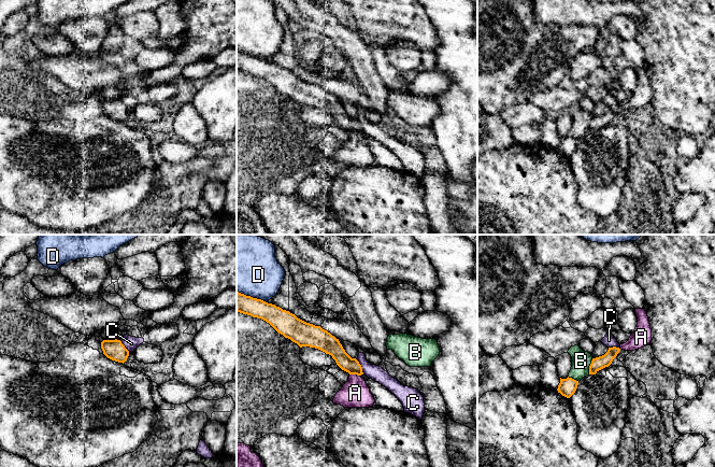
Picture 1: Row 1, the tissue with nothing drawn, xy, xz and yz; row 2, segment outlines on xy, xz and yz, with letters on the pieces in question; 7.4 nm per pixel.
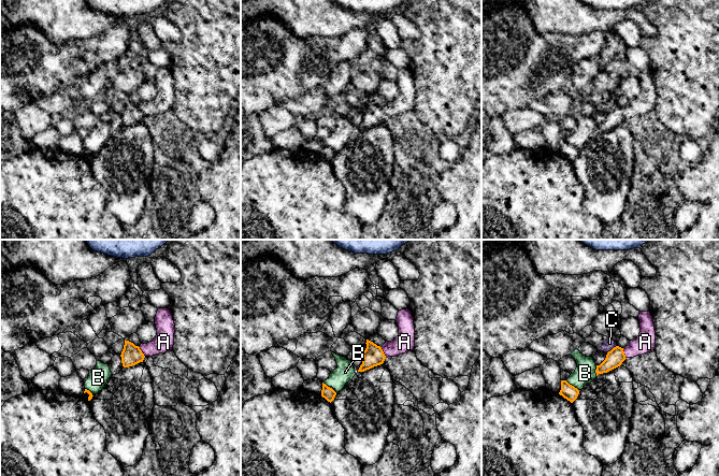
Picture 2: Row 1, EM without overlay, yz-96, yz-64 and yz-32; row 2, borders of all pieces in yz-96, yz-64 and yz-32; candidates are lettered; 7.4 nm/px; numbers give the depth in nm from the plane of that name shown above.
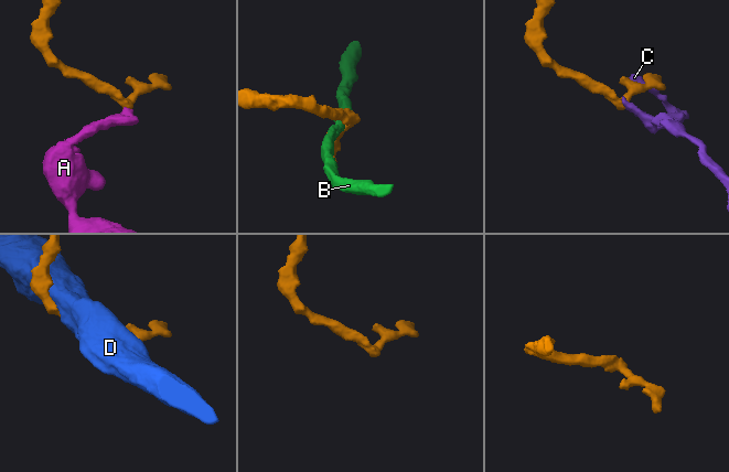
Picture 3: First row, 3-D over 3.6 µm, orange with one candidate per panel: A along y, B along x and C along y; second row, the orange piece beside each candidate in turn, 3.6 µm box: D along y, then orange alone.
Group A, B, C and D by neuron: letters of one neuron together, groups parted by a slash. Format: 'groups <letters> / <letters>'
groups A / B / C / D

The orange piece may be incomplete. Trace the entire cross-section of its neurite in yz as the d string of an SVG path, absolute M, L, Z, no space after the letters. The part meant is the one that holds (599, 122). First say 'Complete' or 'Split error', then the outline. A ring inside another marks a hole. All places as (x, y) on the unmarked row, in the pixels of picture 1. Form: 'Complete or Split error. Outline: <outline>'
Complete. Outline: M616 105L609 107L607 111L604 114L592 117L589 125L589 133L596 133L599 129L609 126L619 110L620 108Z

